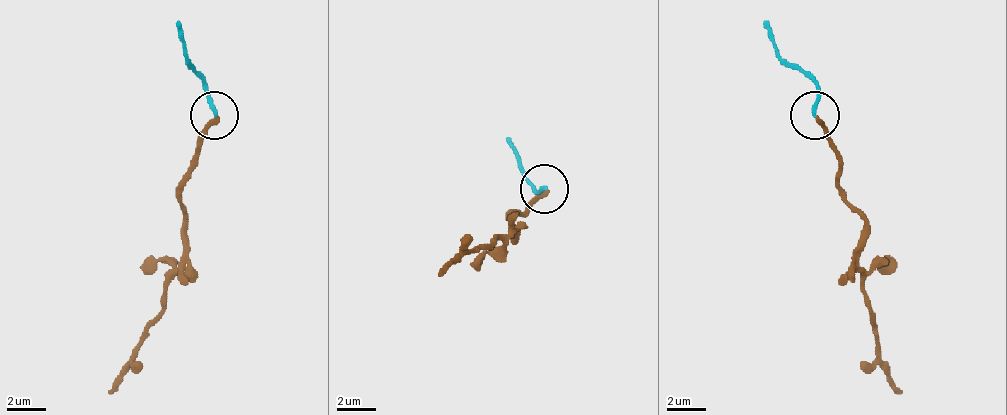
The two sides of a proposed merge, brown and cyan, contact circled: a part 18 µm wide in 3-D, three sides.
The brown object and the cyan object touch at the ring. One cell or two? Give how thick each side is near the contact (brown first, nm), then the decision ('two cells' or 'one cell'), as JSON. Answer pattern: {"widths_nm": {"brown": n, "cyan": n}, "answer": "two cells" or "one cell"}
{"widths_nm": {"brown": 280, "cyan": 200}, "answer": "two cells"}

